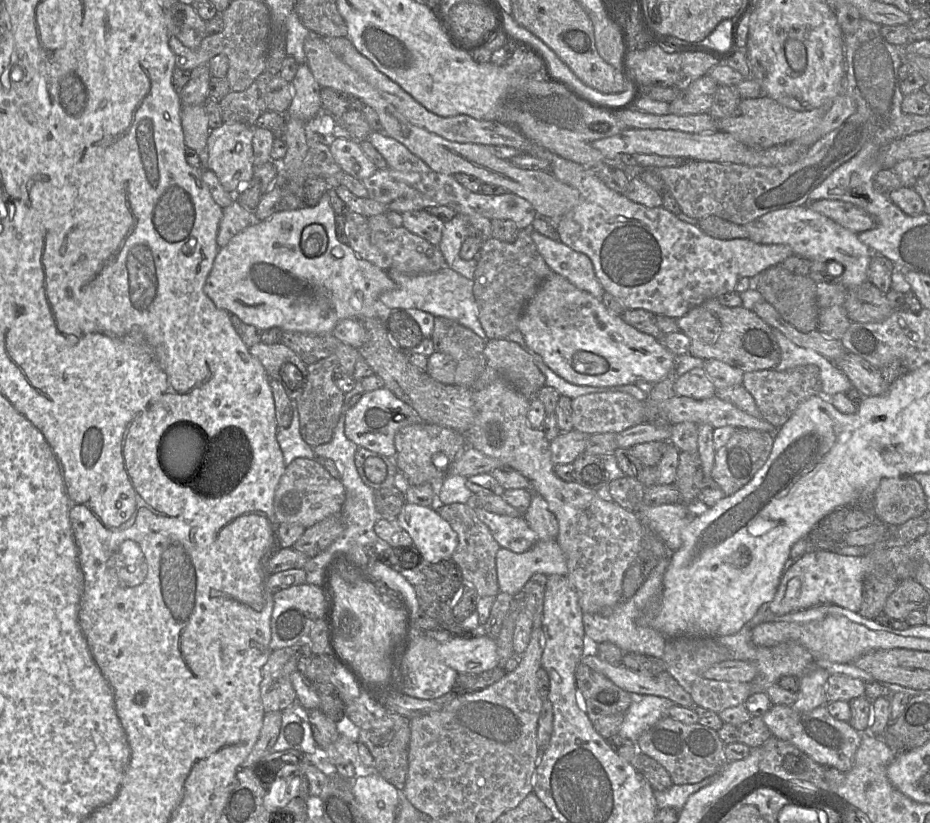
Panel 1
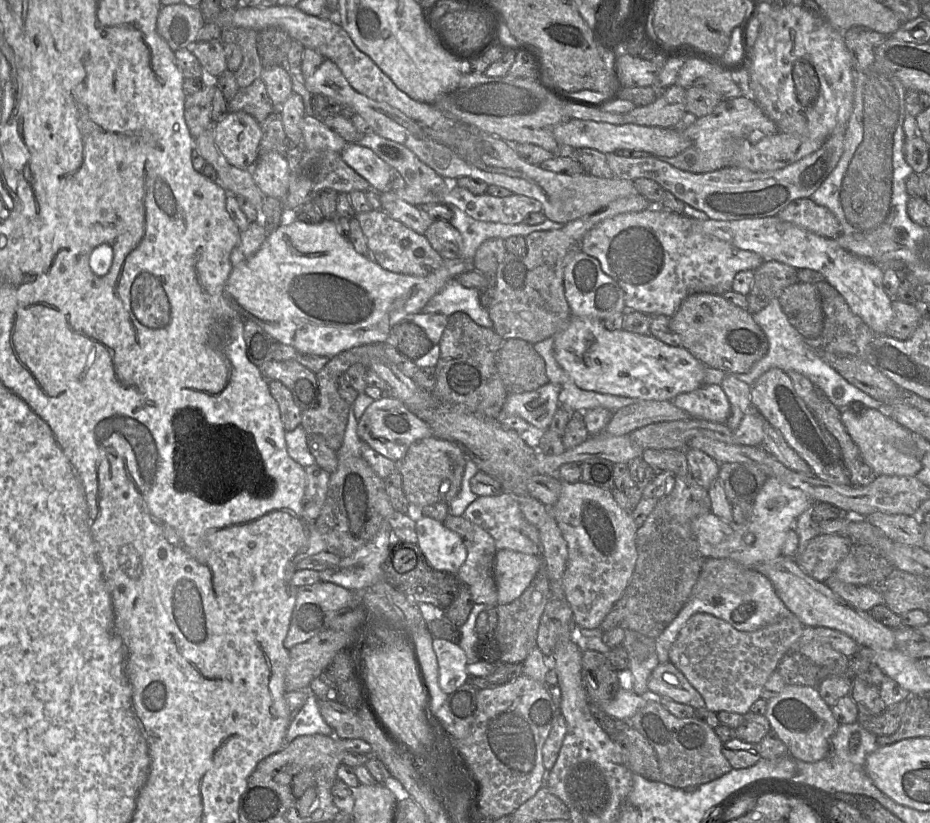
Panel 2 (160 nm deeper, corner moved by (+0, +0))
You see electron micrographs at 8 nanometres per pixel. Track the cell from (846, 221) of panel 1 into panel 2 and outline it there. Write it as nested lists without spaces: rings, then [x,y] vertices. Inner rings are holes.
[[[810,198],[791,202],[776,216],[781,221],[827,238],[836,238],[841,232],[840,224],[833,213]]]

